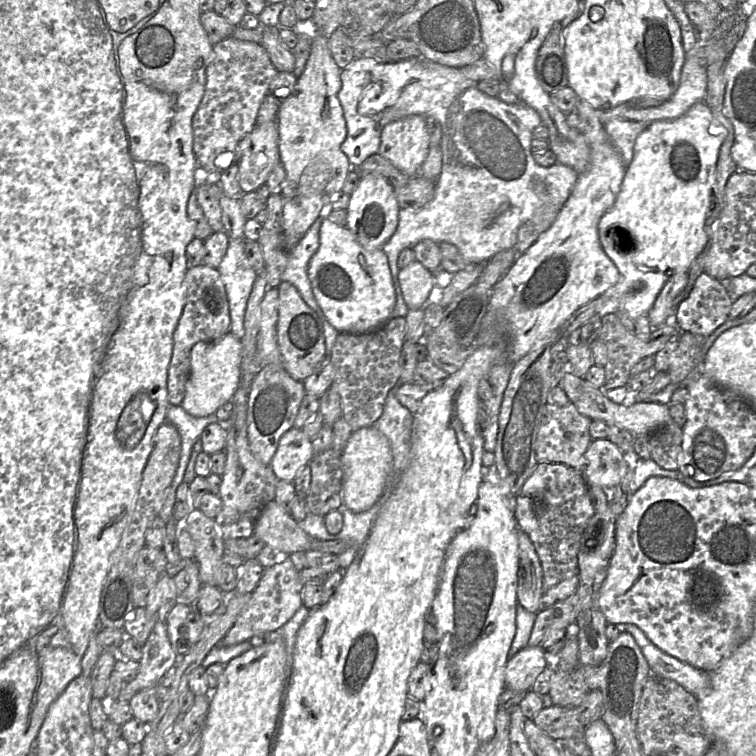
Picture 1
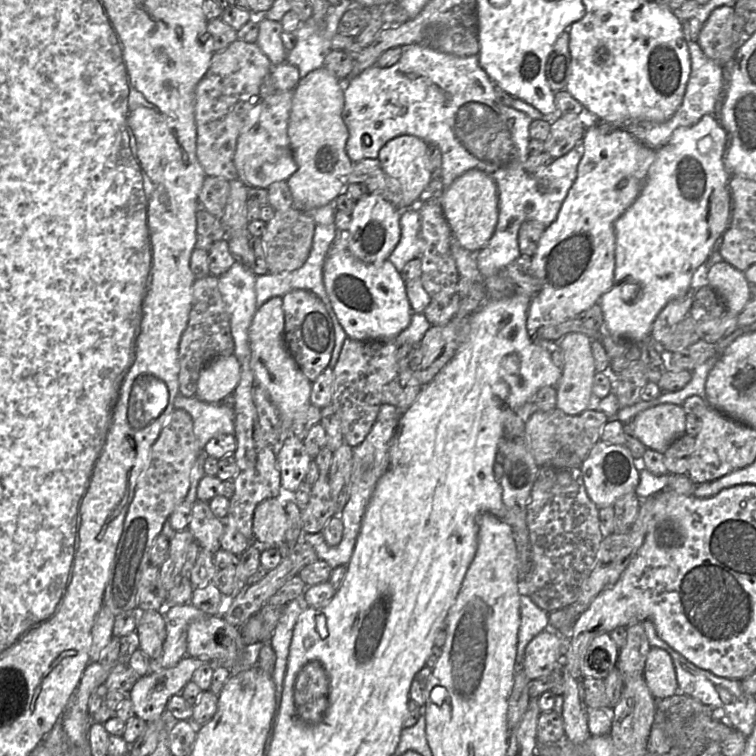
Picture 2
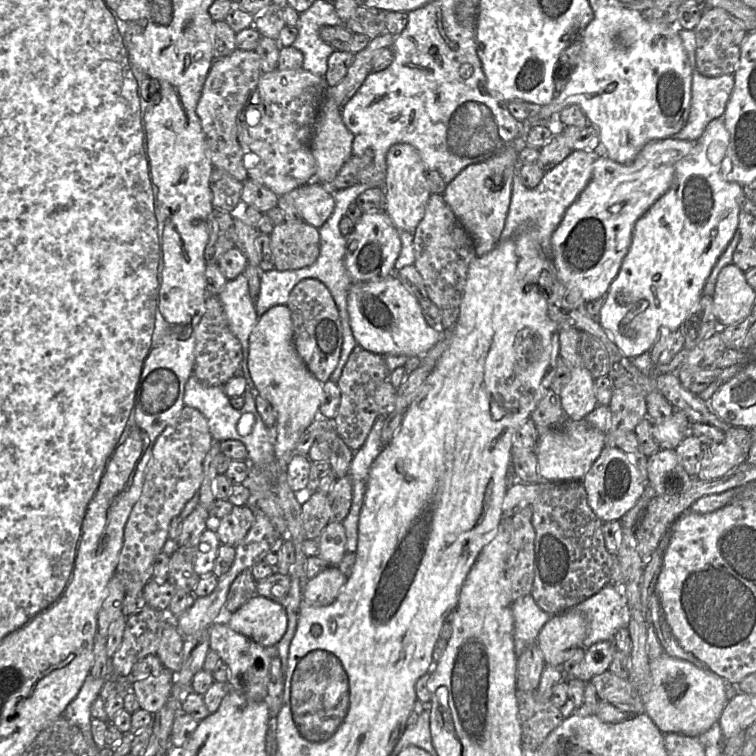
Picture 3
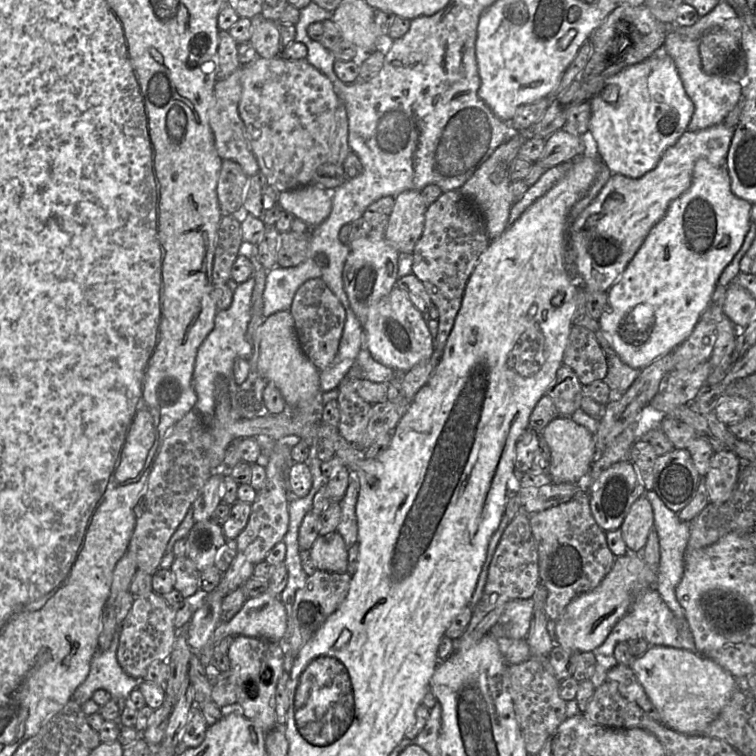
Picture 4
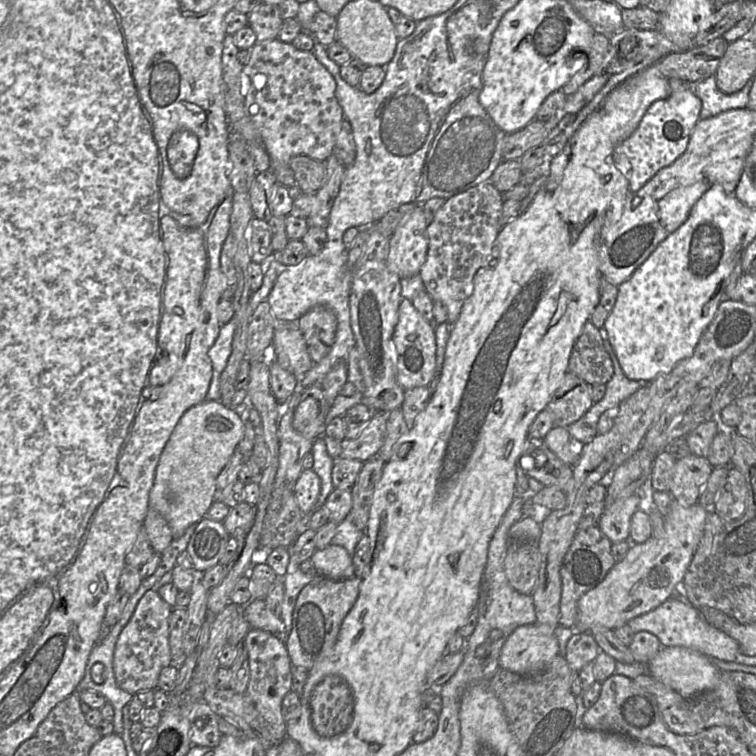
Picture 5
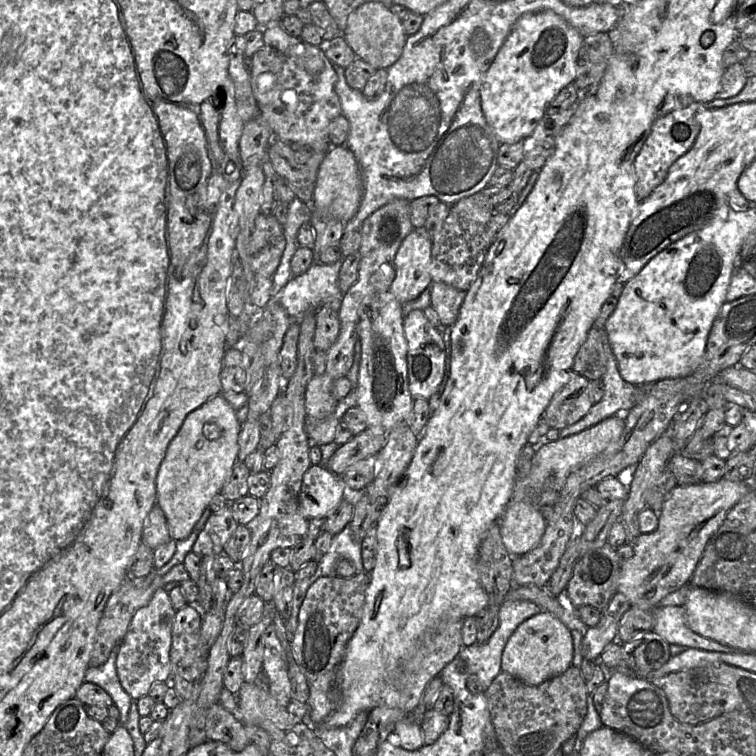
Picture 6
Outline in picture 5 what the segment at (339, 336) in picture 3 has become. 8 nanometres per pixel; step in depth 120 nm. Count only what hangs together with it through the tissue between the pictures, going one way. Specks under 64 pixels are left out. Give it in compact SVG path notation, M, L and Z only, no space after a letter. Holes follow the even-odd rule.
M315 306L297 321L313 363L320 362L332 349L338 321L334 312L325 306Z

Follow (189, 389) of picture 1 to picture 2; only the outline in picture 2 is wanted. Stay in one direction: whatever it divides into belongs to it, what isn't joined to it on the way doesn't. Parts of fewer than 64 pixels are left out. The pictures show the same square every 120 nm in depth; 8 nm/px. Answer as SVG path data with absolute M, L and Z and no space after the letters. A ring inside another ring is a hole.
M234 354L221 356L202 369L195 397L207 403L219 403L233 394L241 378L241 364Z

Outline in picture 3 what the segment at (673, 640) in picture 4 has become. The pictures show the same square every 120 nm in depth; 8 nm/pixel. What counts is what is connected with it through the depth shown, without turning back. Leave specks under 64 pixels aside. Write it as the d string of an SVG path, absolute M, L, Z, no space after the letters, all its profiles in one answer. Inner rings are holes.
M607 584L575 607L585 614L590 627L583 644L585 649L600 641L613 640L618 630L630 623L627 597L619 584Z

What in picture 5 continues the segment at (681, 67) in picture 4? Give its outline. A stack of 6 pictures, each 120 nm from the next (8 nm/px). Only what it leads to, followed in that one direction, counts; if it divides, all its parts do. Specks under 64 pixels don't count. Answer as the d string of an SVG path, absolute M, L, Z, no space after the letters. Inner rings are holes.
M715 75L690 84L694 85L694 92L702 102L700 119L707 119L730 109L746 108L753 86L753 77L741 90L732 94L723 93L718 88Z

